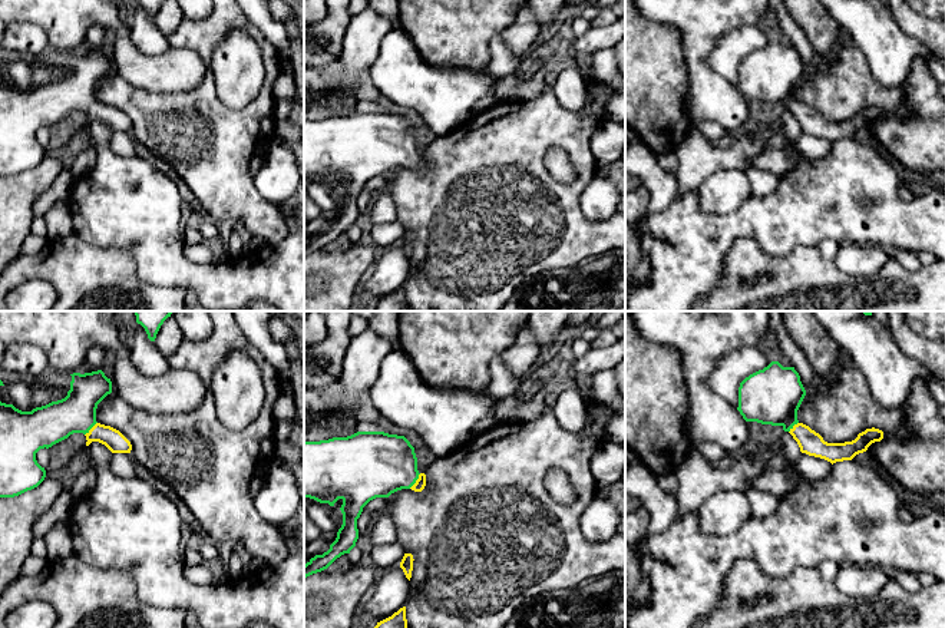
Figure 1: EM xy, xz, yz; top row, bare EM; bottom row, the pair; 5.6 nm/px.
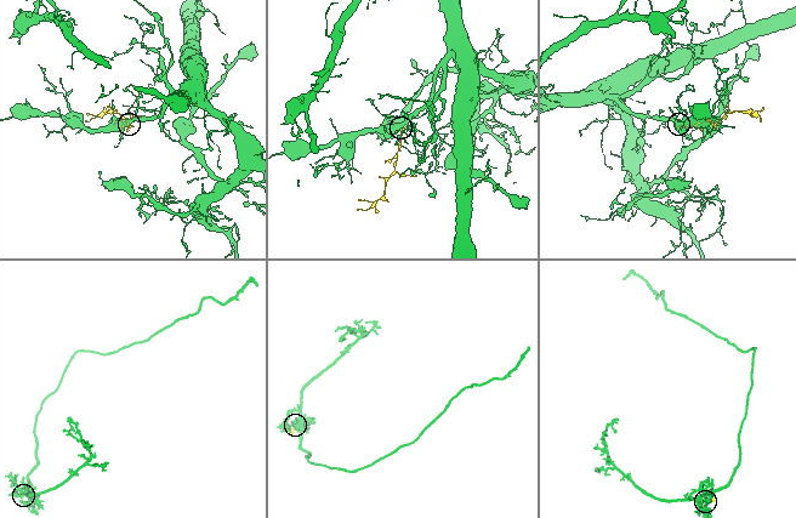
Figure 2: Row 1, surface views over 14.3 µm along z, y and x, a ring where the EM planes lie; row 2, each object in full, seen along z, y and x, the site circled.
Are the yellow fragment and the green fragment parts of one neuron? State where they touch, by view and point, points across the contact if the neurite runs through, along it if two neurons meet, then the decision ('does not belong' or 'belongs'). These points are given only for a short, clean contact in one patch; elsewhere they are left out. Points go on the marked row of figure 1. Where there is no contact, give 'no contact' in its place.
xz (416, 481) | across xz (420, 482), (416, 481), (392, 465), (374, 465) | belongs

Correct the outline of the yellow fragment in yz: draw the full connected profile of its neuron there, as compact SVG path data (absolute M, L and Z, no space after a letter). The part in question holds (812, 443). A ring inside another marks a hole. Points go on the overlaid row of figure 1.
M771 361L763 370L746 377L739 387L737 410L746 422L782 426L797 442L800 452L820 457L832 465L852 460L868 447L883 439L879 429L866 429L852 442L827 443L809 426L797 420L797 410L806 396L794 367L783 367Z

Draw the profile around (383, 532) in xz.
M377 513L376 522L370 528L369 539L373 546L397 542L396 525L389 513Z

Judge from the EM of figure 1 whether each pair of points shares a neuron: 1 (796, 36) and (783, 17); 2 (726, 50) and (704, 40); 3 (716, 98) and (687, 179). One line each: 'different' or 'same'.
1: same
2: different
3: different

